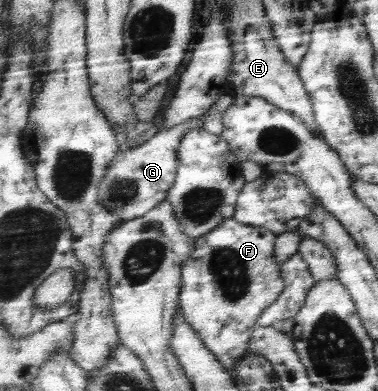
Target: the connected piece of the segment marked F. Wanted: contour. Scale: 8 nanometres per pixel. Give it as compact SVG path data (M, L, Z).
M230 218L214 232L196 239L199 247L184 266L184 287L181 295L184 317L195 327L198 335L207 344L207 348L220 358L220 362L232 375L236 372L236 366L239 366L243 358L252 352L251 341L262 314L279 302L287 290L287 283L283 278L283 266L276 258L278 237L275 231L264 226L250 226Z

